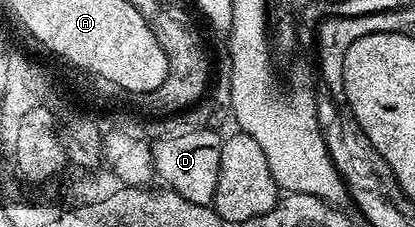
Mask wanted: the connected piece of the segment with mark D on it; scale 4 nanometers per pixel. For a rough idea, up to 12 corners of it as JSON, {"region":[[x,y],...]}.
{"region":[[182,130],[150,149],[157,179],[213,205],[223,137]]}

